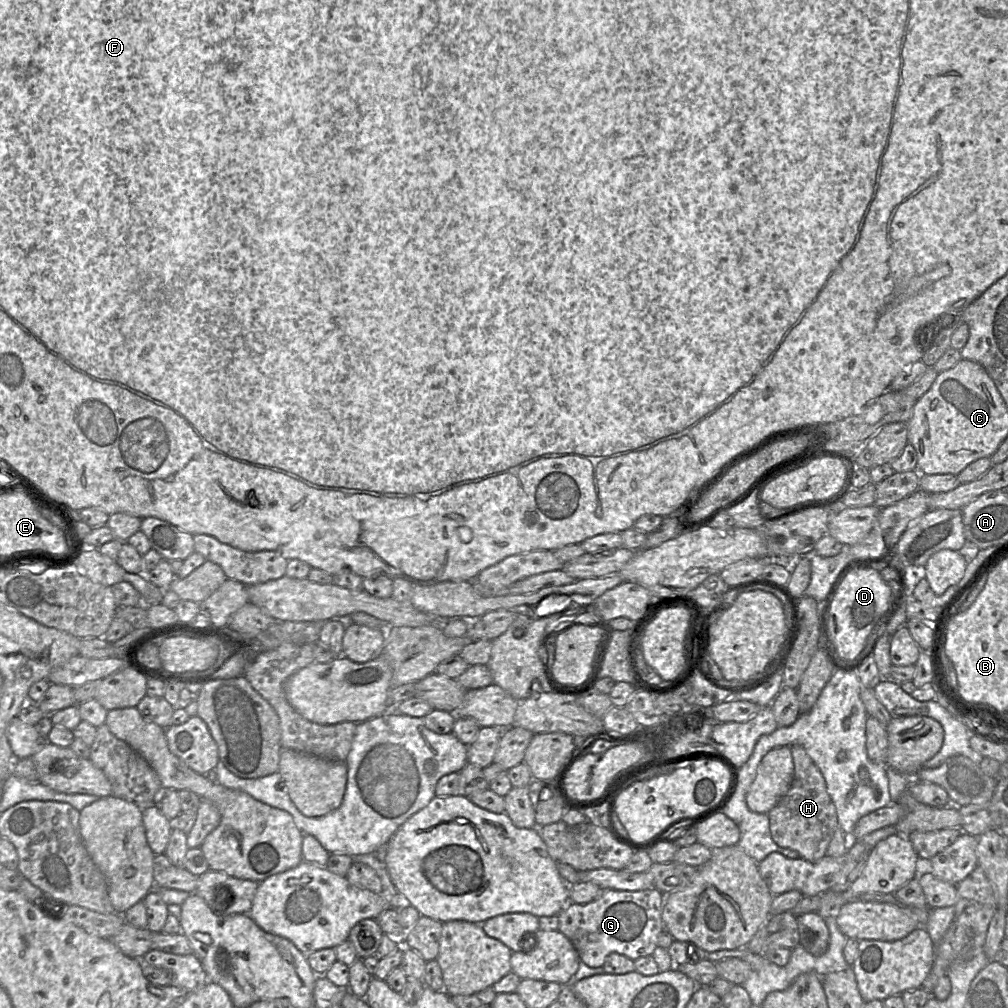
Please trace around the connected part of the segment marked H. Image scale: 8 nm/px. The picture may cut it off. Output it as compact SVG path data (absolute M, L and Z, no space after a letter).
M792 745L791 755L793 780L786 794L768 812L770 833L778 846L795 850L800 858L809 862L817 862L826 855L827 847L839 827L836 808L821 771L805 749Z

